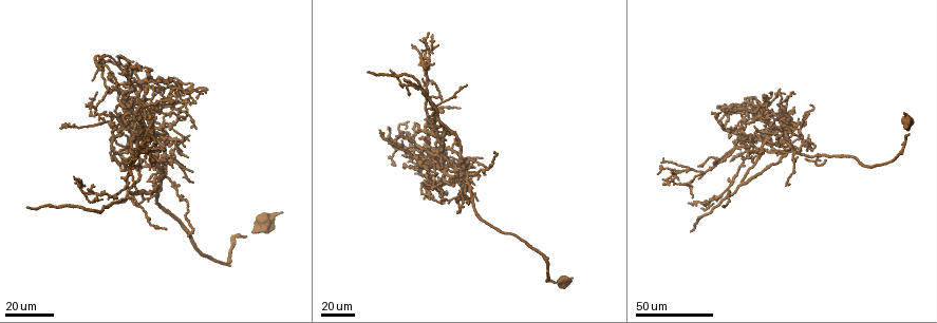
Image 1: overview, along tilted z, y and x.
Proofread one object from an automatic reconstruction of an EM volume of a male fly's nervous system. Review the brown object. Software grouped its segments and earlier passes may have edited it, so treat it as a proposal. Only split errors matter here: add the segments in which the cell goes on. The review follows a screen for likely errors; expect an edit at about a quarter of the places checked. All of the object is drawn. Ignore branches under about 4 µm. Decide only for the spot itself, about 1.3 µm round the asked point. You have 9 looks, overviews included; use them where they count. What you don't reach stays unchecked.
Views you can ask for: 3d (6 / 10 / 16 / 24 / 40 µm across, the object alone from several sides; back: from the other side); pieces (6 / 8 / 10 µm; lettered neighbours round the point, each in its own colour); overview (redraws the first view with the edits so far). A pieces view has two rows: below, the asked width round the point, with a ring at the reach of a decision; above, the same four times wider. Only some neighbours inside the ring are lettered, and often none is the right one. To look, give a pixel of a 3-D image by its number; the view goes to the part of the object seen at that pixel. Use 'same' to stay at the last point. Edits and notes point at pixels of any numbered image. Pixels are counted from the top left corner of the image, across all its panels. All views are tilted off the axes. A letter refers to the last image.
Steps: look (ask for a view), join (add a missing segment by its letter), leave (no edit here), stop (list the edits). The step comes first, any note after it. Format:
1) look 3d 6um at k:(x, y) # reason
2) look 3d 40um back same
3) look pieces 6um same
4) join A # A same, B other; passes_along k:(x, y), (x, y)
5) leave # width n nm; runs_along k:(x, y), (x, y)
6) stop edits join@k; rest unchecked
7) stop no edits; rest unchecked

look 3d 24um at 1:(152, 162) # end of a long branch

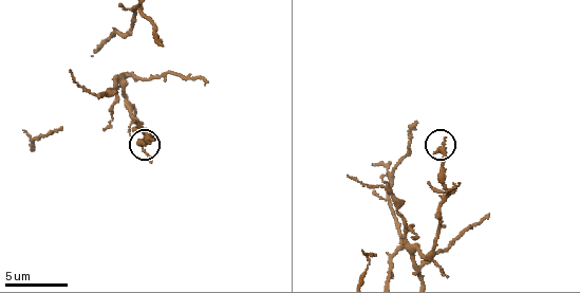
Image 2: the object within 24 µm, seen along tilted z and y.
look pieces 6um at 2:(443, 141)

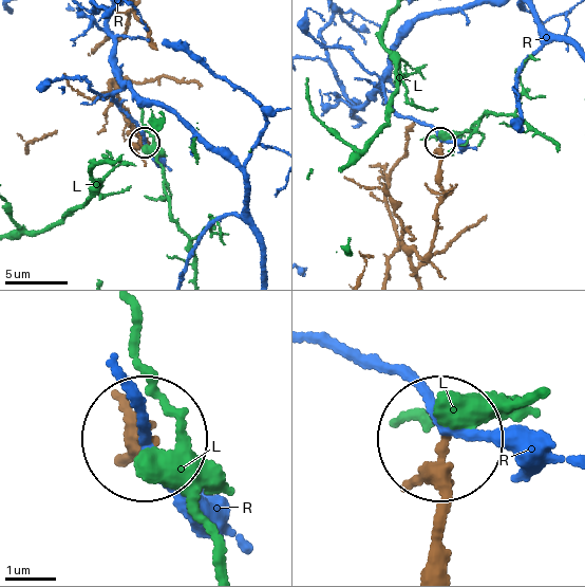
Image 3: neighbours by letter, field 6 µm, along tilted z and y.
leave # L other, R other; runs_along 3:(415, 270), (411, 255), (426, 257), (442, 198), (440, 144); none of them fits

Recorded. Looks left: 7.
look 3d 6um at 2:(377, 164) # free end

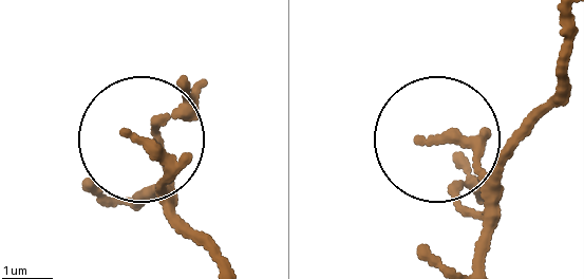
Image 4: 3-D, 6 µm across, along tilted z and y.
look pieces 6um at 4:(426, 140)

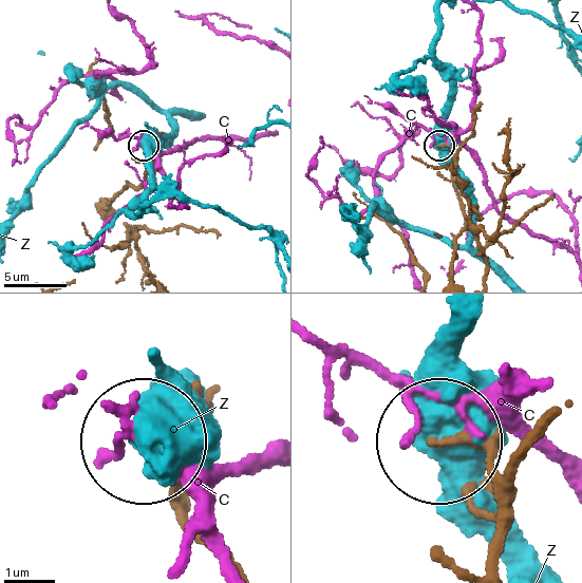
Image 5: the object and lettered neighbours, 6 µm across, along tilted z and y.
leave # C other, Z other; no lettered segment goes on from it

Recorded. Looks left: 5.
look 3d 40um at 1:(465, 86) # branch stops here

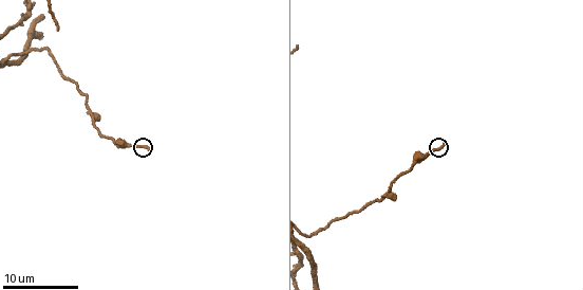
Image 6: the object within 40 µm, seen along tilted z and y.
look pieces 6um at 6:(444, 141)

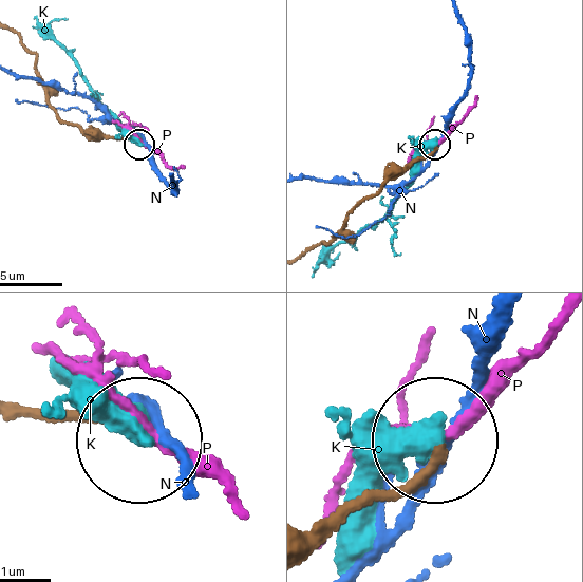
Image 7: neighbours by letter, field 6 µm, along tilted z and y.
leave # K other, N other, P other; runs_along 7:(304, 254), (327, 242), (353, 208), (434, 147); no lettered segment goes on from it

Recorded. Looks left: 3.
look pieces 6um at 2:(161, 44) # end of a long branch

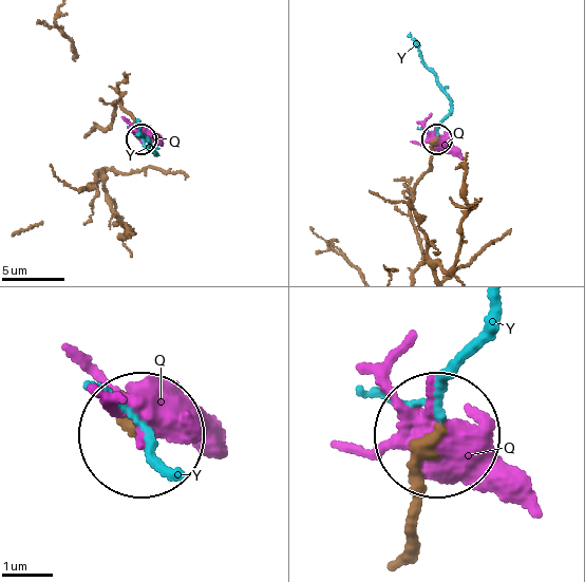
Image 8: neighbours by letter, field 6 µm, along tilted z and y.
join Y # Q other, Y same; passes_along 8:(425, 173), (449, 104), (437, 75), (409, 35); it goes on there

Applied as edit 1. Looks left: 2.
stop edits join@8; rest unchecked

